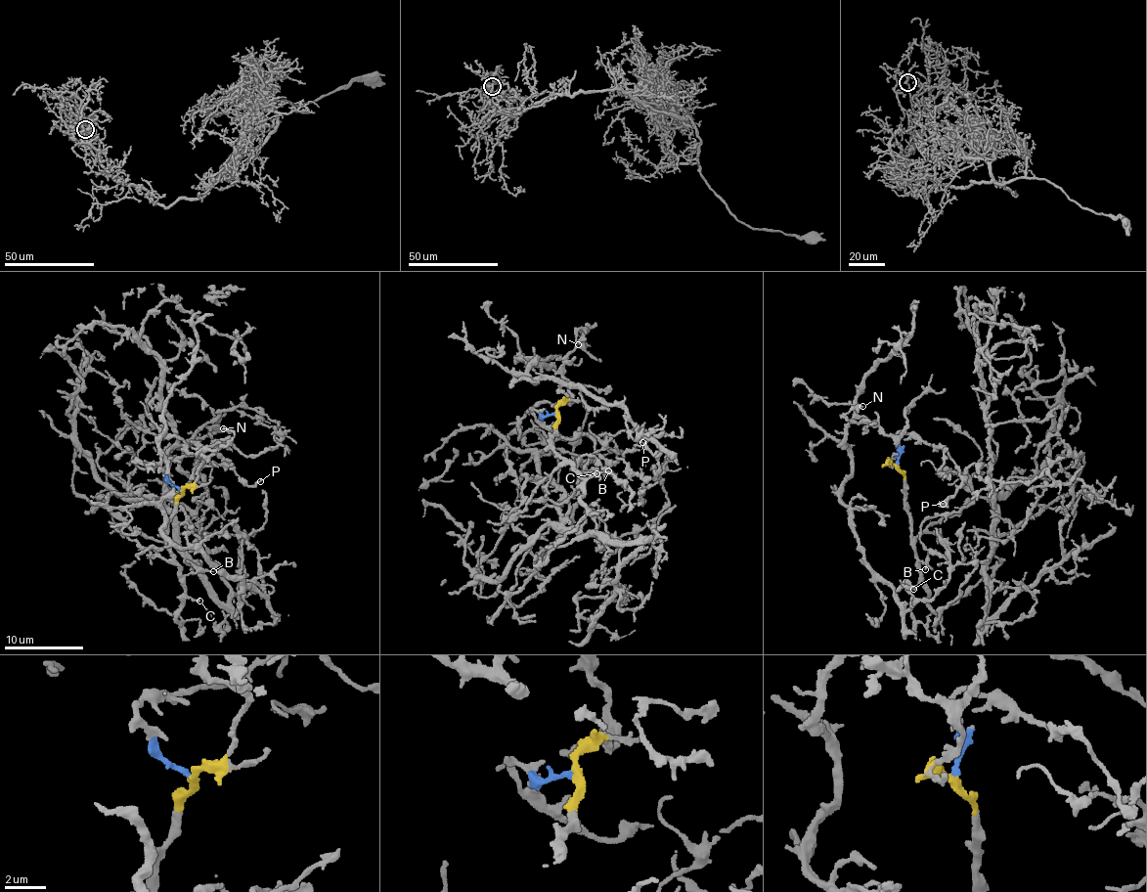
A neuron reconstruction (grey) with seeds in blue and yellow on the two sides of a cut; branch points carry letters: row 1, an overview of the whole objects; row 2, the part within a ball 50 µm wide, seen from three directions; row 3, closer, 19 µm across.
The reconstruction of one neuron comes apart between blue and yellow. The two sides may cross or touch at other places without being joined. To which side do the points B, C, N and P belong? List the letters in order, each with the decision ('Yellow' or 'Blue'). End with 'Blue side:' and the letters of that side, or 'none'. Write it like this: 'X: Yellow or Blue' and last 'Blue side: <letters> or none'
B: Yellow
C: Yellow
N: Yellow
P: Blue
Blue side: P

